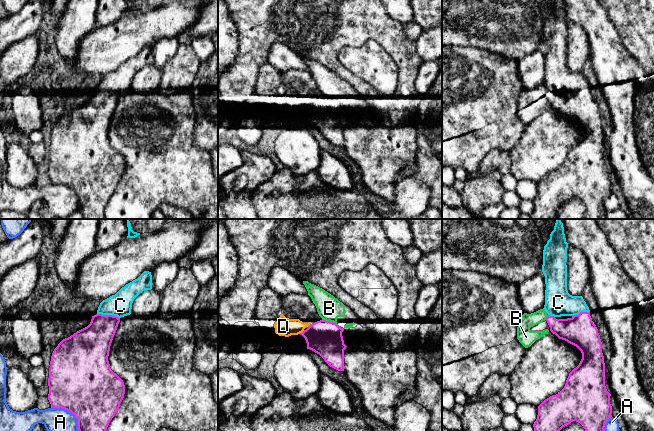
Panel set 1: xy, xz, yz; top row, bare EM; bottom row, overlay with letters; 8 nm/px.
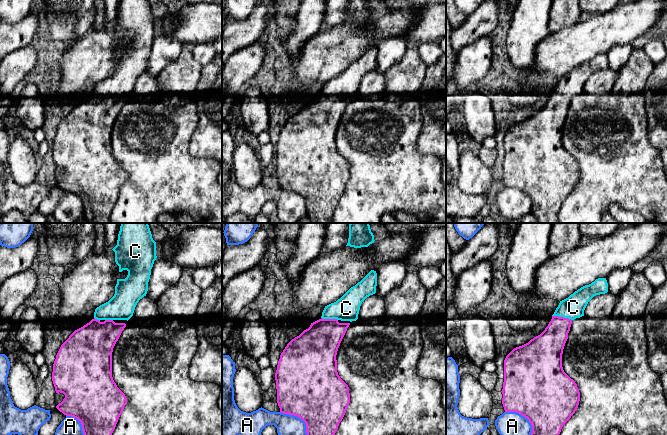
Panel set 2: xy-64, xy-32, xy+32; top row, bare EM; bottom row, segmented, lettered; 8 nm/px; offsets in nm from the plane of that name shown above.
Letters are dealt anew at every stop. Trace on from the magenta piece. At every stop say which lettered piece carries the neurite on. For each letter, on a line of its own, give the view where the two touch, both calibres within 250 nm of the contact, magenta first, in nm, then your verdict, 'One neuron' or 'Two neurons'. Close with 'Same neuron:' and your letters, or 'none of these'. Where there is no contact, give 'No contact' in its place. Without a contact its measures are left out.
A: Touches magenta in xy. Thickness 480 nm (magenta) against 240 nm. Two neurons
B: Touches magenta in xz. Thickness 280 nm (magenta) against 200 nm. Two neurons
C: Touches magenta in xy. Thickness 280 nm (magenta) against 190 nm. One neuron
D: Touches magenta in xz. Thickness 280 nm (magenta) against 150 nm. Two neurons
Same neuron: C

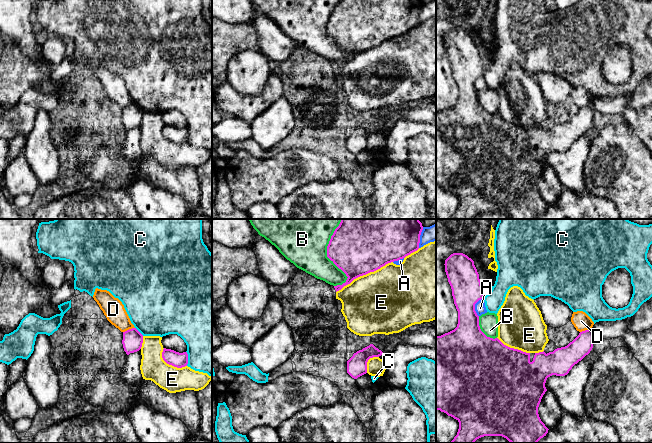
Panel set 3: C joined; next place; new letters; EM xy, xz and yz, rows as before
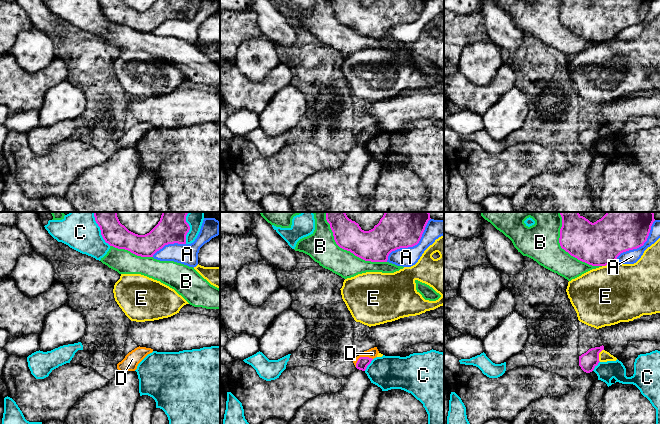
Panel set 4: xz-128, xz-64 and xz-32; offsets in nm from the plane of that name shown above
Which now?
A: Touches magenta in yz. Thickness 240 nm (magenta) against 90 nm. Two neurons
B: Touches magenta in xz. Thickness 420 nm (magenta) against 360 nm. Two neurons
C: Touches magenta in xy. Thickness 120 nm (magenta) against 420 nm. Two neurons
D: Touches magenta in xy. Thickness 160 nm (magenta) against 170 nm. Two neurons
E: Touches magenta in xz. Thickness 420 nm (magenta) against 500 nm. Two neurons
Same neuron: none of these

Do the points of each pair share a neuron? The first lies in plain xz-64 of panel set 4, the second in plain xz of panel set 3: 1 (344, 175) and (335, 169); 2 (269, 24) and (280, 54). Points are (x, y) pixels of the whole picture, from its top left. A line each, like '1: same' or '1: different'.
1: different
2: same

